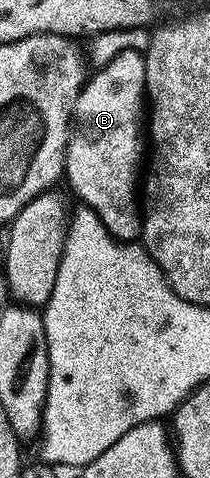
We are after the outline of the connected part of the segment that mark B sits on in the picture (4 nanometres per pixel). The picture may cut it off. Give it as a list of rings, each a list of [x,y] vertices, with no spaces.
[[[141,51],[119,54],[118,57],[112,58],[110,64],[97,69],[82,85],[82,92],[74,103],[70,141],[66,144],[65,183],[70,183],[71,190],[82,199],[79,201],[98,215],[106,231],[115,240],[123,242],[137,241],[142,230],[138,163],[141,160],[143,163],[144,160],[144,101],[146,99],[145,55]]]

